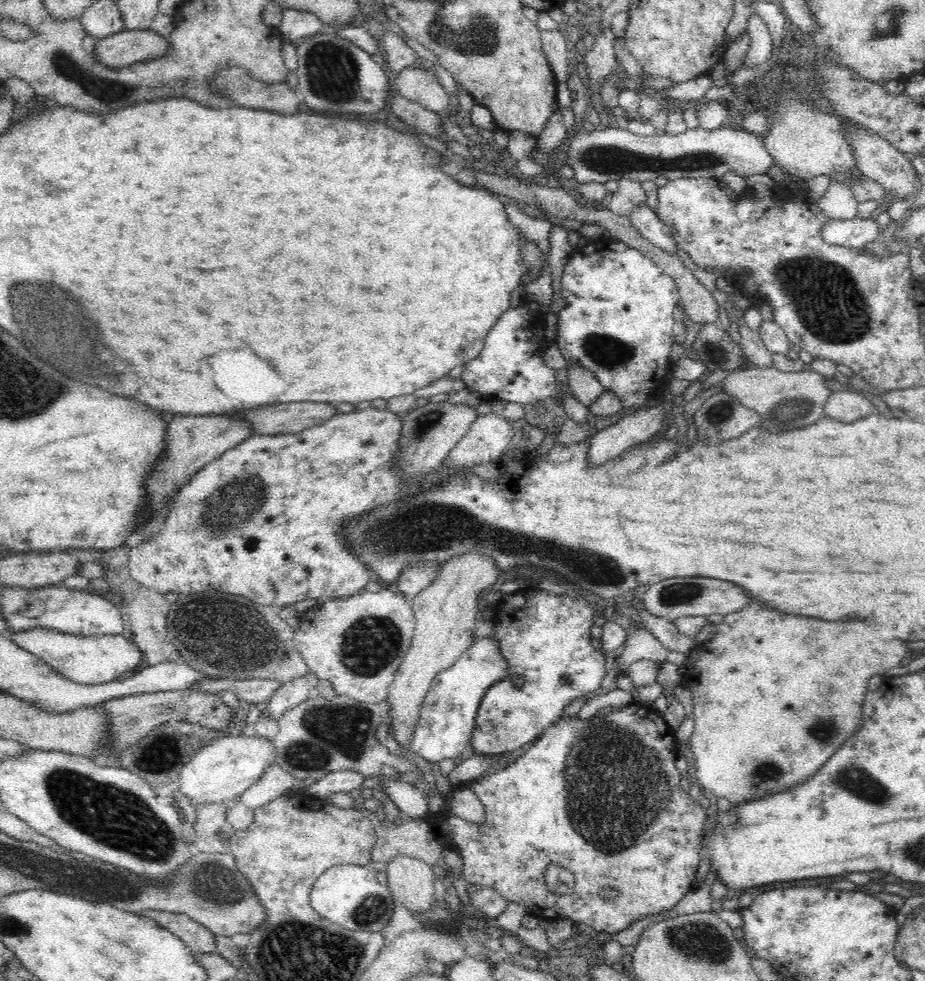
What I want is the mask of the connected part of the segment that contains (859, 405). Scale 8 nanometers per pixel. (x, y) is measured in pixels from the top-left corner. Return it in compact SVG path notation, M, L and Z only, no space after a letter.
M847 386L834 389L833 393L826 401L823 417L828 417L842 423L852 423L860 417L870 416L878 413L874 408L874 403L867 398L856 393L856 390Z

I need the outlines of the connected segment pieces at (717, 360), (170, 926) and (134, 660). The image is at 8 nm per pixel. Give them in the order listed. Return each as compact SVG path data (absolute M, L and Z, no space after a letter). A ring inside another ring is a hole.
M718 323L698 326L696 340L690 350L710 372L724 369L726 372L735 372L740 368L744 370L744 351Z
M152 910L141 912L141 916L172 932L192 953L216 953L216 936L184 914Z
M44 627L25 631L6 632L6 636L20 648L40 657L60 675L82 684L102 684L116 680L123 672L134 673L143 659L138 645L123 634L114 635L69 635Z

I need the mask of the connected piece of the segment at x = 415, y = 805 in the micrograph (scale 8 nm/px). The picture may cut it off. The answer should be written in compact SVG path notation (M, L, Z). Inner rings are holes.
M389 781L382 785L380 792L384 797L389 797L396 804L399 812L407 818L418 818L429 812L428 801L424 792L421 792L414 783Z

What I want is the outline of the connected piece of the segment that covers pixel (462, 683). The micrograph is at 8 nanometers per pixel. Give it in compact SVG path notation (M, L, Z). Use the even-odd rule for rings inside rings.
M491 636L476 639L450 668L439 672L432 681L415 722L411 750L430 762L458 758L471 743L484 693L506 673L507 664L497 640Z

